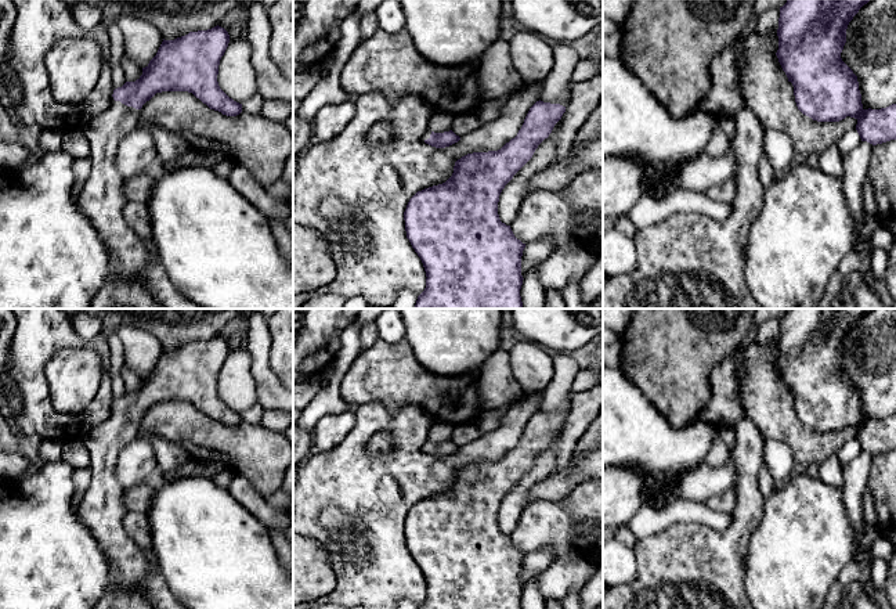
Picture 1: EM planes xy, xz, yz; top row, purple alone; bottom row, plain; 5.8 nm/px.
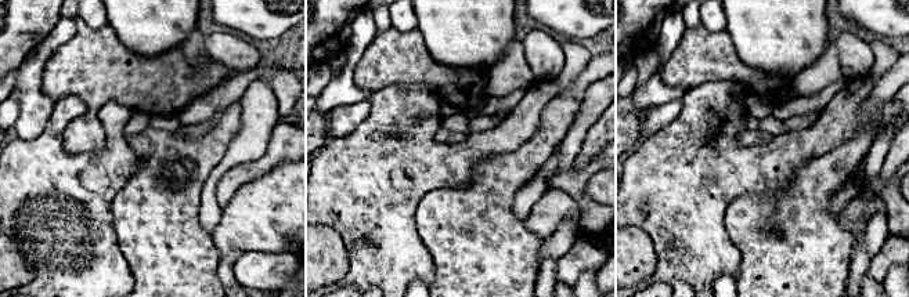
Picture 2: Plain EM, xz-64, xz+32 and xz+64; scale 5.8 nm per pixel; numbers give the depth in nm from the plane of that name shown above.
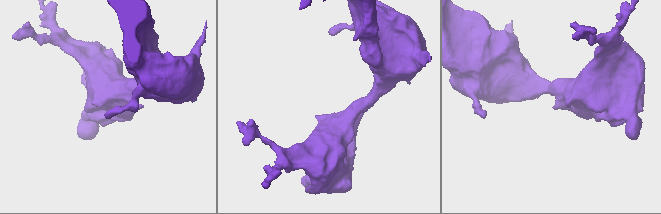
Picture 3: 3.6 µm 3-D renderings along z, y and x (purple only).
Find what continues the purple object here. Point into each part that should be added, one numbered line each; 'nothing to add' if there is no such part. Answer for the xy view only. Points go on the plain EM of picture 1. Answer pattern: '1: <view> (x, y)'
1: xy (103, 510)

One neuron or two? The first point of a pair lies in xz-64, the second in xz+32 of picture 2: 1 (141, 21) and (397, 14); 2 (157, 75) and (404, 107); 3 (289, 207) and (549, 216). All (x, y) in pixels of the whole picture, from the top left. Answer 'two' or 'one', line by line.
1: two
2: two
3: one

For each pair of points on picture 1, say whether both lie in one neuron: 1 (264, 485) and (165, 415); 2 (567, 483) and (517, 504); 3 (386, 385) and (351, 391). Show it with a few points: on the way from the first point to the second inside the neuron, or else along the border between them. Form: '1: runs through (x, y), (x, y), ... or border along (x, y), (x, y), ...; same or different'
1: runs through (242, 460), (226, 443), (203, 439), (190, 428); same
2: border along (549, 475), (528, 492), (528, 501); different
3: runs through (378, 385), (360, 385); same

